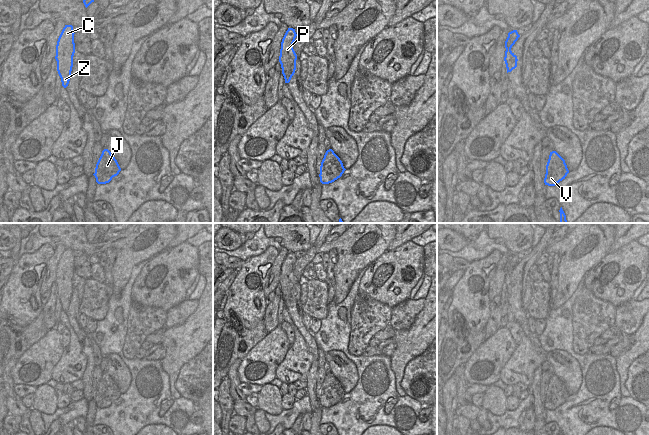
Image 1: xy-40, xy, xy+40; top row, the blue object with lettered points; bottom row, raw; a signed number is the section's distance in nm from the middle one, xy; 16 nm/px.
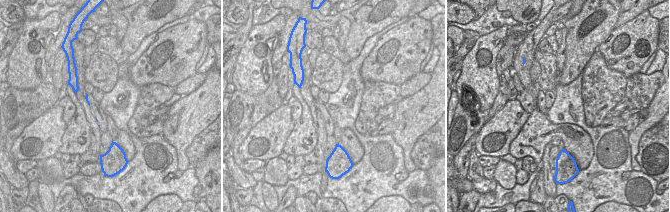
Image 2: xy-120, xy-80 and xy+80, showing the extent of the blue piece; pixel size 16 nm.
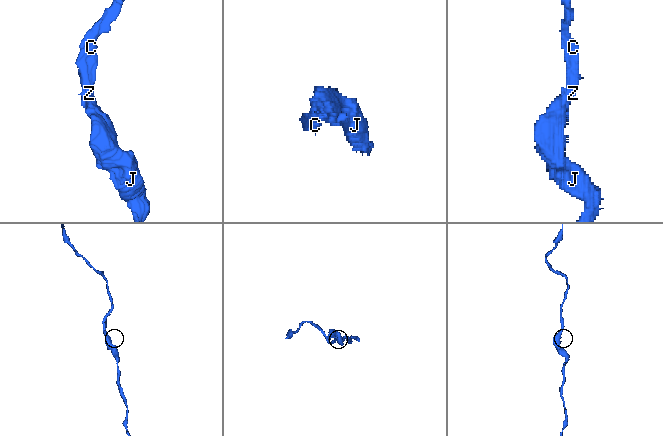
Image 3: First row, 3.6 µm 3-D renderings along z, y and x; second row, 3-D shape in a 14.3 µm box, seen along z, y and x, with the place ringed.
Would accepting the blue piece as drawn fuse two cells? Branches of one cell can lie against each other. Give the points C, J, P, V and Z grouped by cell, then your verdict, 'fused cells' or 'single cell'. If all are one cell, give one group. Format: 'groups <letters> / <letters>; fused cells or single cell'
groups C J P V Z; single cell

